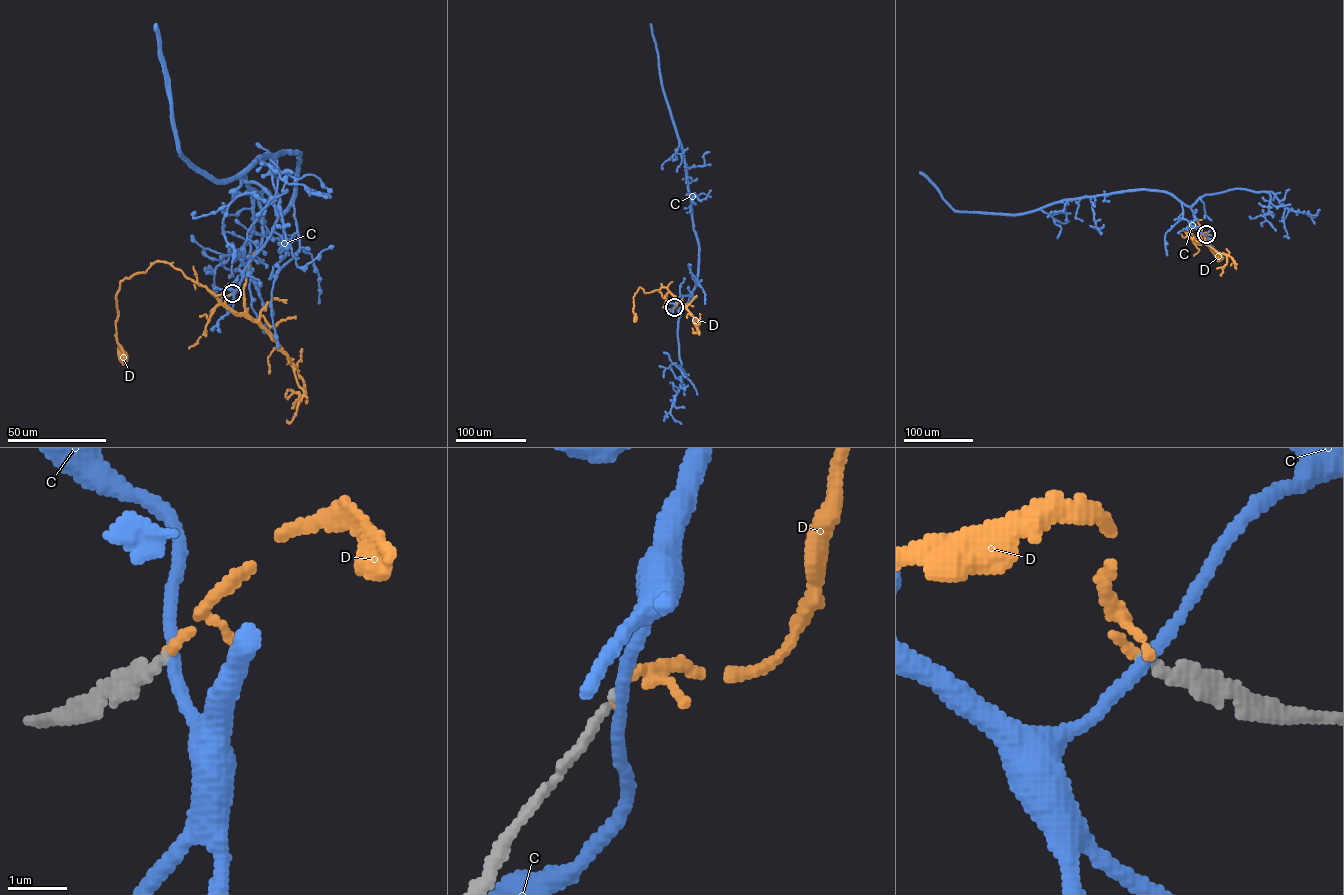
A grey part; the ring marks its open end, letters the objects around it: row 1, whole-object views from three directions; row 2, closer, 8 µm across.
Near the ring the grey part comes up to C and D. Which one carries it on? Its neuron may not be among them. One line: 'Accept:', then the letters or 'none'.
Accept: D

